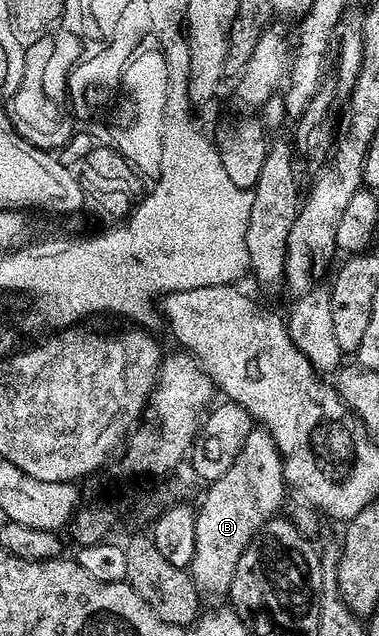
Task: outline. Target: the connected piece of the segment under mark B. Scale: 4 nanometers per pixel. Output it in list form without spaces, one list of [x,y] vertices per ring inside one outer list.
[[[253,427],[246,435],[246,447],[226,475],[207,486],[208,494],[196,512],[196,543],[190,566],[196,588],[205,598],[224,597],[234,579],[238,559],[266,522],[277,516],[286,490],[286,470],[281,450],[263,427]]]

